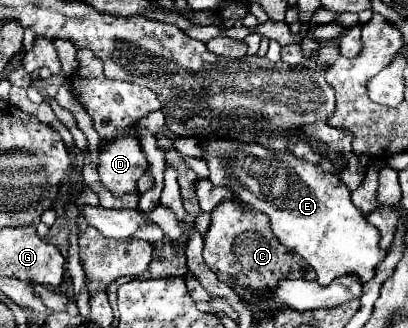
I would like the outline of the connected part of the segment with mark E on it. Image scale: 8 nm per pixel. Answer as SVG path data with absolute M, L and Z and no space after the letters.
M201 140L203 150L207 150L205 160L209 164L209 180L215 186L231 186L243 202L257 208L259 212L271 218L271 228L279 242L287 248L295 250L299 256L307 260L307 264L317 272L317 282L327 286L331 280L347 274L355 274L359 282L369 282L375 276L375 268L381 260L385 260L387 250L379 248L381 234L367 222L367 216L357 210L351 202L351 192L347 186L321 166L305 162L291 152L273 152L257 142L237 142L237 140Z

